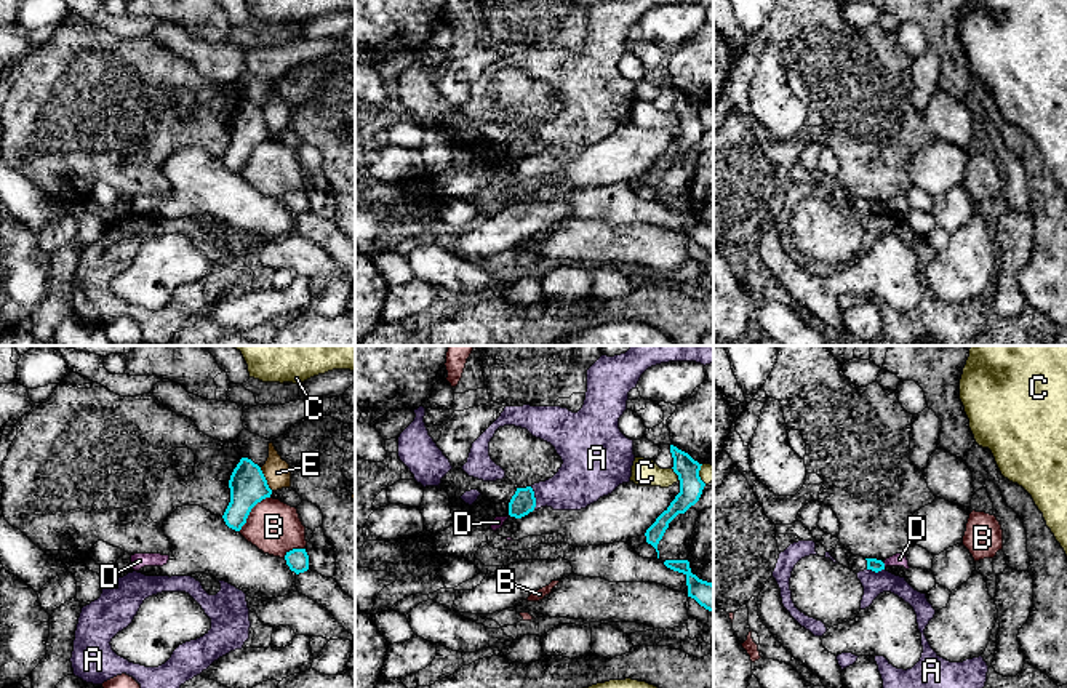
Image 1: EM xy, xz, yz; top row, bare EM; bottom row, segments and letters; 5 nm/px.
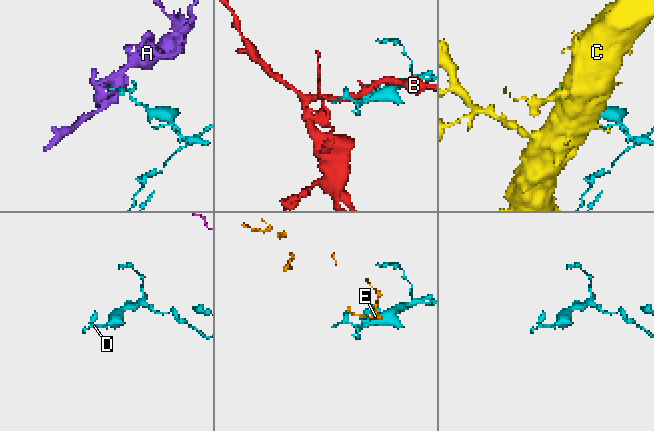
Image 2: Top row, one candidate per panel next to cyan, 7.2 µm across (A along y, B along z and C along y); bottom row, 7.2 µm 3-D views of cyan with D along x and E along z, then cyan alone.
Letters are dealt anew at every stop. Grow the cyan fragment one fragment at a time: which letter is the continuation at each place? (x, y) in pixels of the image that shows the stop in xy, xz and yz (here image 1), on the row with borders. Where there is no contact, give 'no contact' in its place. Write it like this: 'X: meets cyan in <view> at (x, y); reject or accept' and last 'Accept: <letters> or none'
A: meets cyan in xz at (535, 498); reject
B: meets cyan in xy at (250, 511); reject
C: meets cyan in xz at (675, 472); reject
D: meets cyan in yz at (883, 565); reject
E: meets cyan in xy at (264, 479); reject
Accept: none

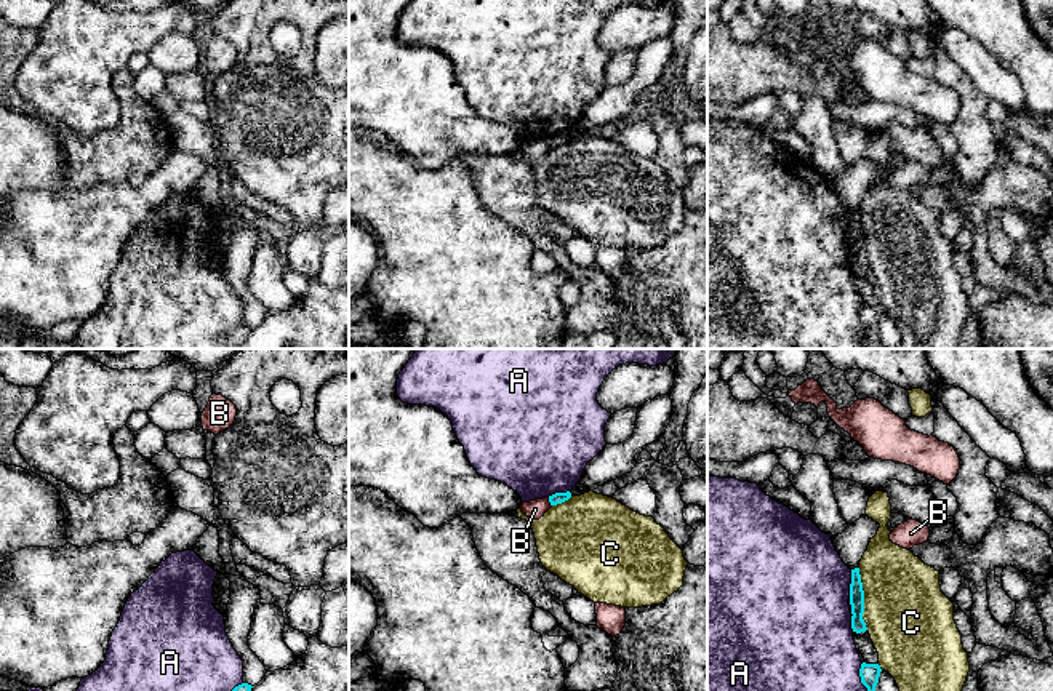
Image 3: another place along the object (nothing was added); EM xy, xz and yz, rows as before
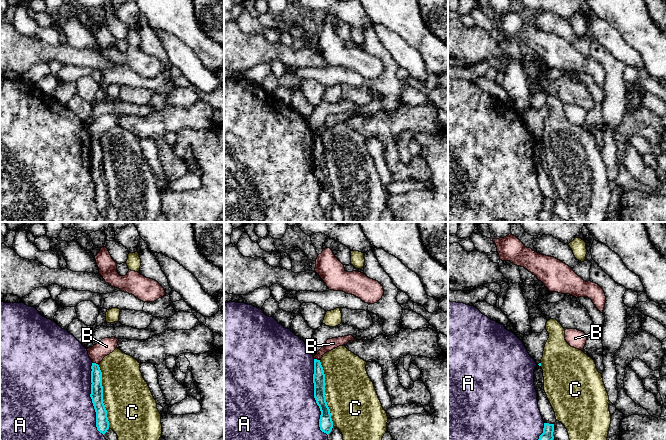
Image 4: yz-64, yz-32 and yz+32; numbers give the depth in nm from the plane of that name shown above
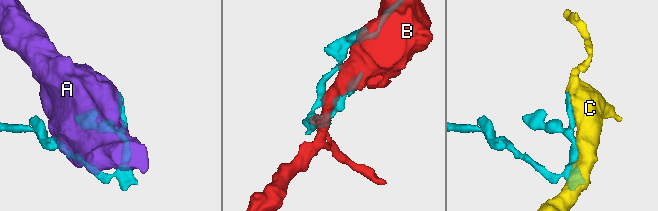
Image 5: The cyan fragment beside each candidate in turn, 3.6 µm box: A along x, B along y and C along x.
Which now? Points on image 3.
A: meets cyan in yz at (850, 584); reject
B: meets cyan in xz at (549, 501); reject
C: meets cyan in yz at (863, 599); reject
Accept: none

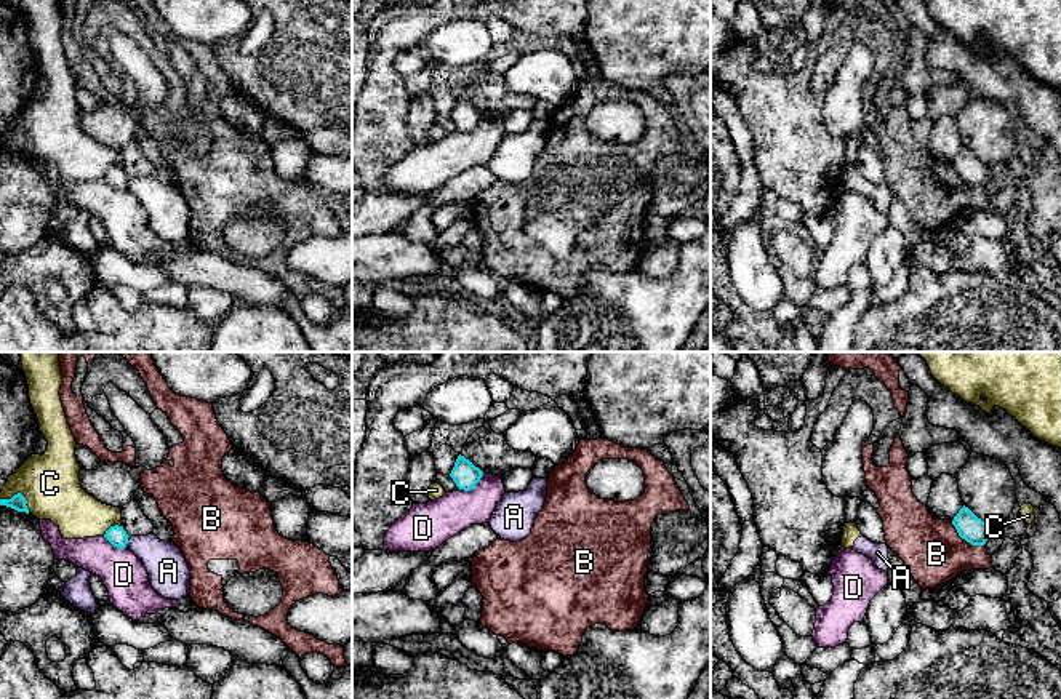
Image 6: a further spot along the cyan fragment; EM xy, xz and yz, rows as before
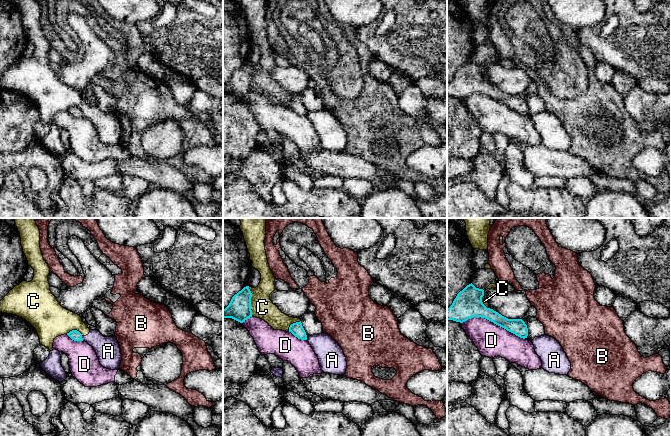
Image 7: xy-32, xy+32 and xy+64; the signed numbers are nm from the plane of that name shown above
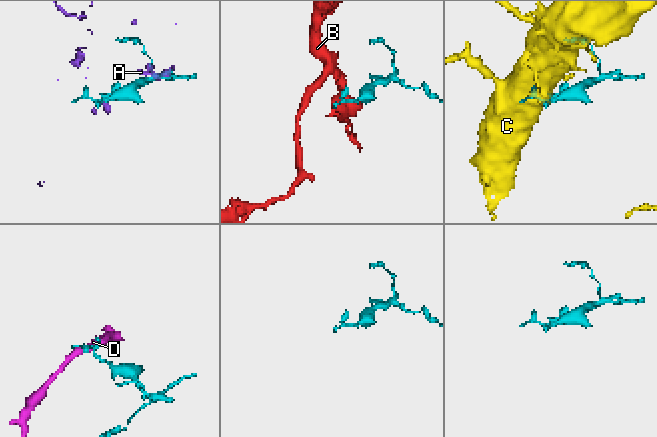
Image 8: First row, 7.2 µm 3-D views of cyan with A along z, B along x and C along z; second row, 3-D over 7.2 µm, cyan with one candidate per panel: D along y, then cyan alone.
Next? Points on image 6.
A: meets cyan in xy at (127, 541); reject
B: meets cyan in yz at (965, 539); reject
C: meets cyan in xy at (111, 527); reject
D: meets cyan in xz at (472, 488); reject
Accept: none

